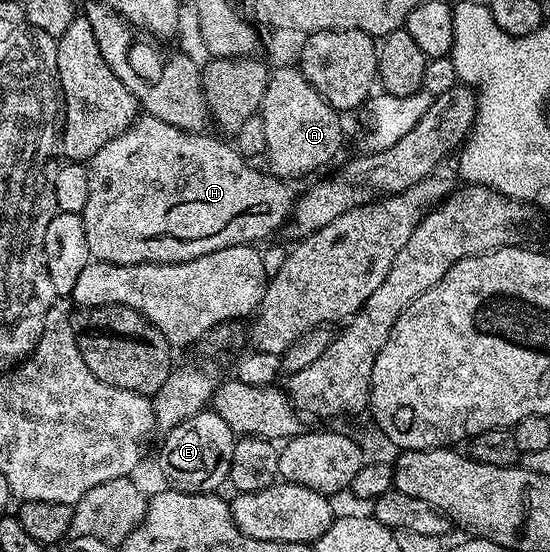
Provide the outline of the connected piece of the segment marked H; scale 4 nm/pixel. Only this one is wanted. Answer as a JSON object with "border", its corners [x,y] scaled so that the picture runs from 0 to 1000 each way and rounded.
{"border":[[[255,208],[227,241],[173,277],[160,299],[164,361],[149,388],[165,471],[216,480],[338,476],[382,455],[404,455],[404,447],[473,440],[529,395],[529,333],[478,304],[464,306],[427,261],[378,245],[371,237],[340,241],[285,212]]]}

